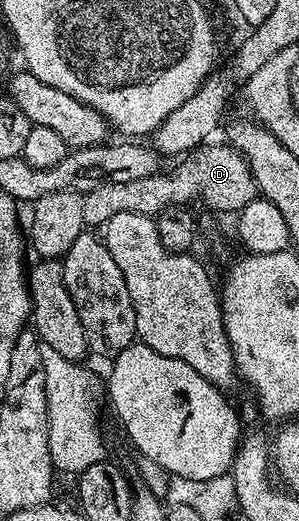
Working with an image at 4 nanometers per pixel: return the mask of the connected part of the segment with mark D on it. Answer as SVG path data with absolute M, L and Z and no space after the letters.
M227 142L221 144L206 143L188 153L173 169L162 170L156 176L135 178L135 182L107 182L97 184L95 190L84 193L83 218L86 225L103 226L115 214L143 214L156 217L167 206L184 204L193 206L196 200L202 200L205 208L212 213L230 212L236 214L247 202L258 199L257 183L253 180L247 162Z

